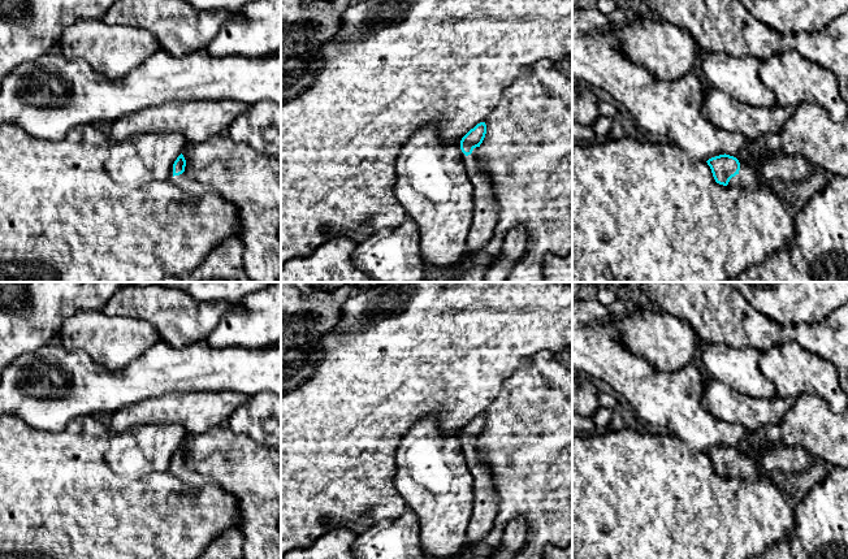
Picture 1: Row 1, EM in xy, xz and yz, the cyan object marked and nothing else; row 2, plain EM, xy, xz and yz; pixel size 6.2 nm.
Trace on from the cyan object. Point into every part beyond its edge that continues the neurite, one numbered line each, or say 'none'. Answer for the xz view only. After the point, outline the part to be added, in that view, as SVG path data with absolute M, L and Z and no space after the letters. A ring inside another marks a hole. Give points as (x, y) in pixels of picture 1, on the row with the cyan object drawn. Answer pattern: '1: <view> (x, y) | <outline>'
1: xz (485, 209) | M471 155L466 156L463 165L473 186L473 217L467 234L467 251L483 248L492 238L497 222L498 207L494 188L488 174Z

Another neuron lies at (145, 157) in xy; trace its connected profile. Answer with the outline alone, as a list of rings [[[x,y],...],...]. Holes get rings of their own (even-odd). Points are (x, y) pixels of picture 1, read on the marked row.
[[[177,133],[137,134],[125,142],[111,143],[104,164],[107,176],[127,188],[173,178],[173,164],[187,144]]]

